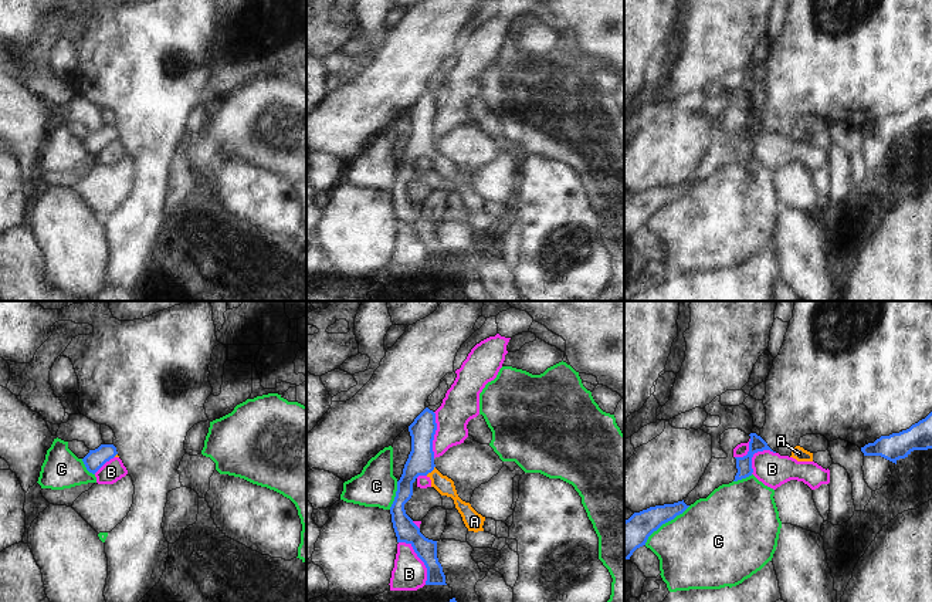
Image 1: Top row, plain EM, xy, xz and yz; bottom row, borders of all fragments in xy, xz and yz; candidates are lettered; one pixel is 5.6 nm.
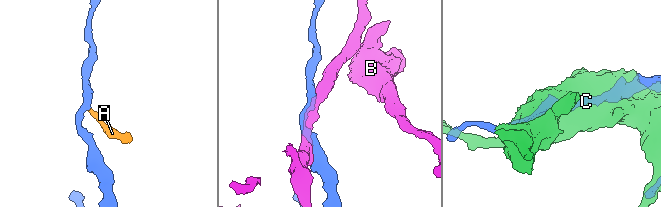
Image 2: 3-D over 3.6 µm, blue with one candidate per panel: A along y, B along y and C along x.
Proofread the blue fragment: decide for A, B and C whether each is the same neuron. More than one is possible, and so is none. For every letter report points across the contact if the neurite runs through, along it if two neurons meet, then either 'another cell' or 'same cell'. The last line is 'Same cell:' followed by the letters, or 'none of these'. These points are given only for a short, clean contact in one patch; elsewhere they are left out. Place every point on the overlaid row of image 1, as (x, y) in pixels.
A: way xz (420, 462), (430, 472), (443, 484); same cell
B: another cell
C: another cell
Same cell: A

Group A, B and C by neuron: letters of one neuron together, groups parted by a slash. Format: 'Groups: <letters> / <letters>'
Groups: A / B / C.

